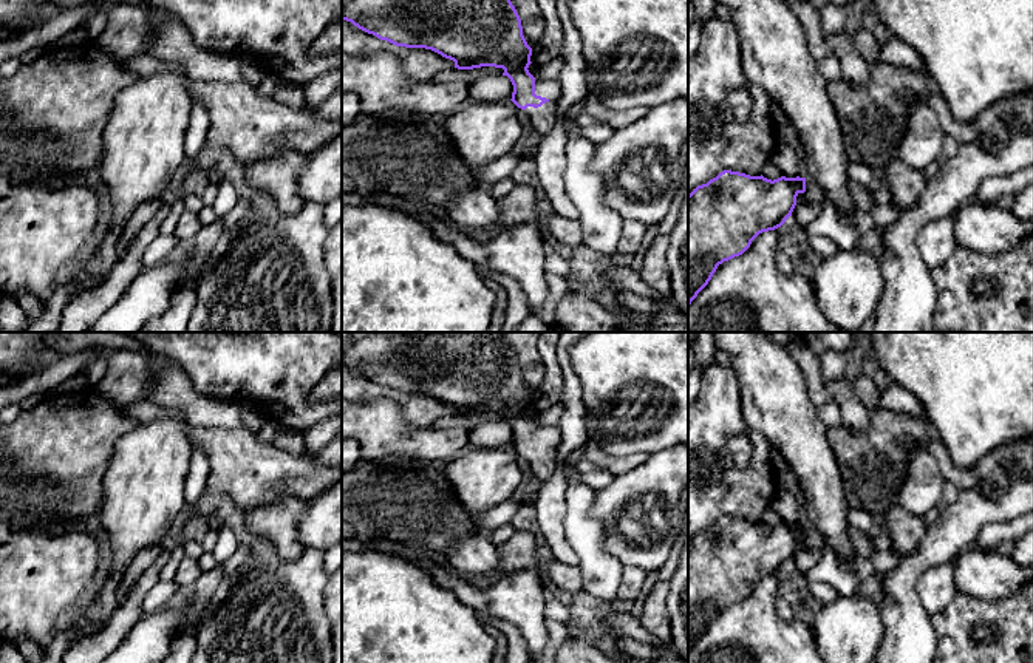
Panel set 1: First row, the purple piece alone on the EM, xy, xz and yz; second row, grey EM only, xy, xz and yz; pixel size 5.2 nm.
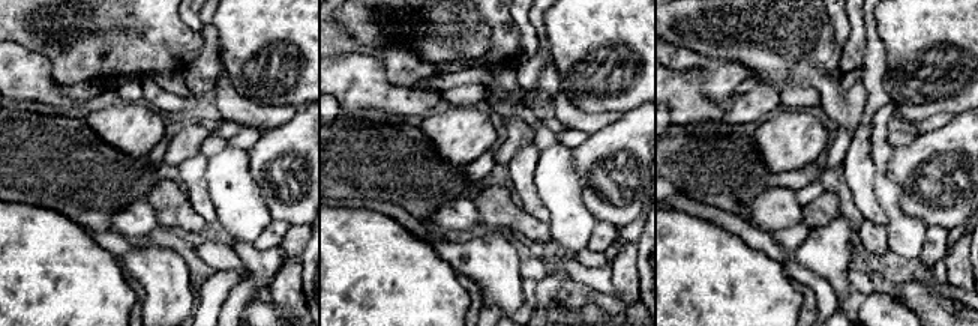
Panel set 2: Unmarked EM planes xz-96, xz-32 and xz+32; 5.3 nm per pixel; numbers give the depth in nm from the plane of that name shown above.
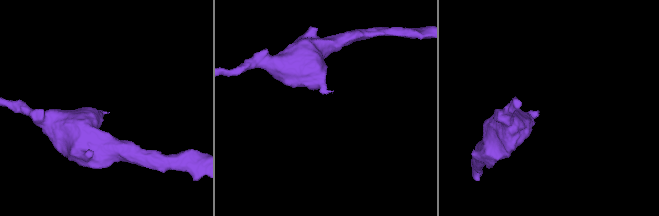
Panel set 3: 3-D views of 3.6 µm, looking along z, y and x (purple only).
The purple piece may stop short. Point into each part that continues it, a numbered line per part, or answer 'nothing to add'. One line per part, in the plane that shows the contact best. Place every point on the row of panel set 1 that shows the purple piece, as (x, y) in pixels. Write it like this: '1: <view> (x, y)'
1: xz (543, 118)

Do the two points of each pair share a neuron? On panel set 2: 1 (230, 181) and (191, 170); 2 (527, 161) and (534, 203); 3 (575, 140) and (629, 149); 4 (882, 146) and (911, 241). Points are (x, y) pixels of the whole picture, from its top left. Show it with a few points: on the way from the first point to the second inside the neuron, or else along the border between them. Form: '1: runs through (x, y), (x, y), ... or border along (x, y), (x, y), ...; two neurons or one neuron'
1: border along (206, 161), (206, 184), (215, 209); two neurons
2: runs through (527, 172), (527, 193); one neuron
3: border along (590, 135), (572, 149); two neurons
4: runs through (881, 170), (881, 182), (888, 193), (896, 217); one neuron

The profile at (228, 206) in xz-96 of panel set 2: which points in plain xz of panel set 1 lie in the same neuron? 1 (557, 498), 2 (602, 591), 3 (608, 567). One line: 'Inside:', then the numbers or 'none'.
Inside: 2, 3

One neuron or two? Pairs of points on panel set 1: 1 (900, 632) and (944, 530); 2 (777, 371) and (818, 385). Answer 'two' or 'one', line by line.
1: one
2: two

